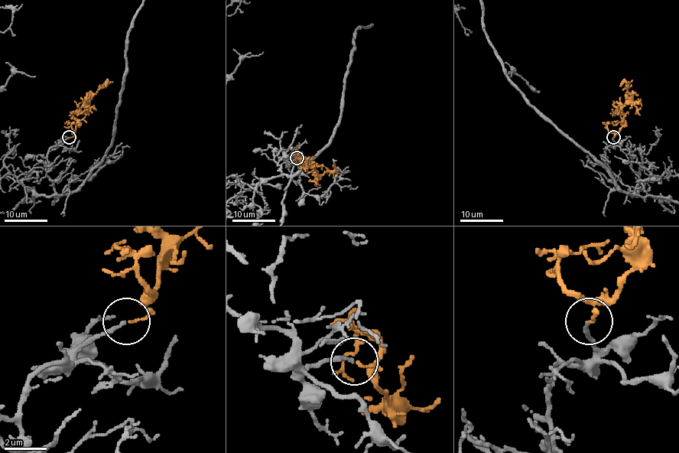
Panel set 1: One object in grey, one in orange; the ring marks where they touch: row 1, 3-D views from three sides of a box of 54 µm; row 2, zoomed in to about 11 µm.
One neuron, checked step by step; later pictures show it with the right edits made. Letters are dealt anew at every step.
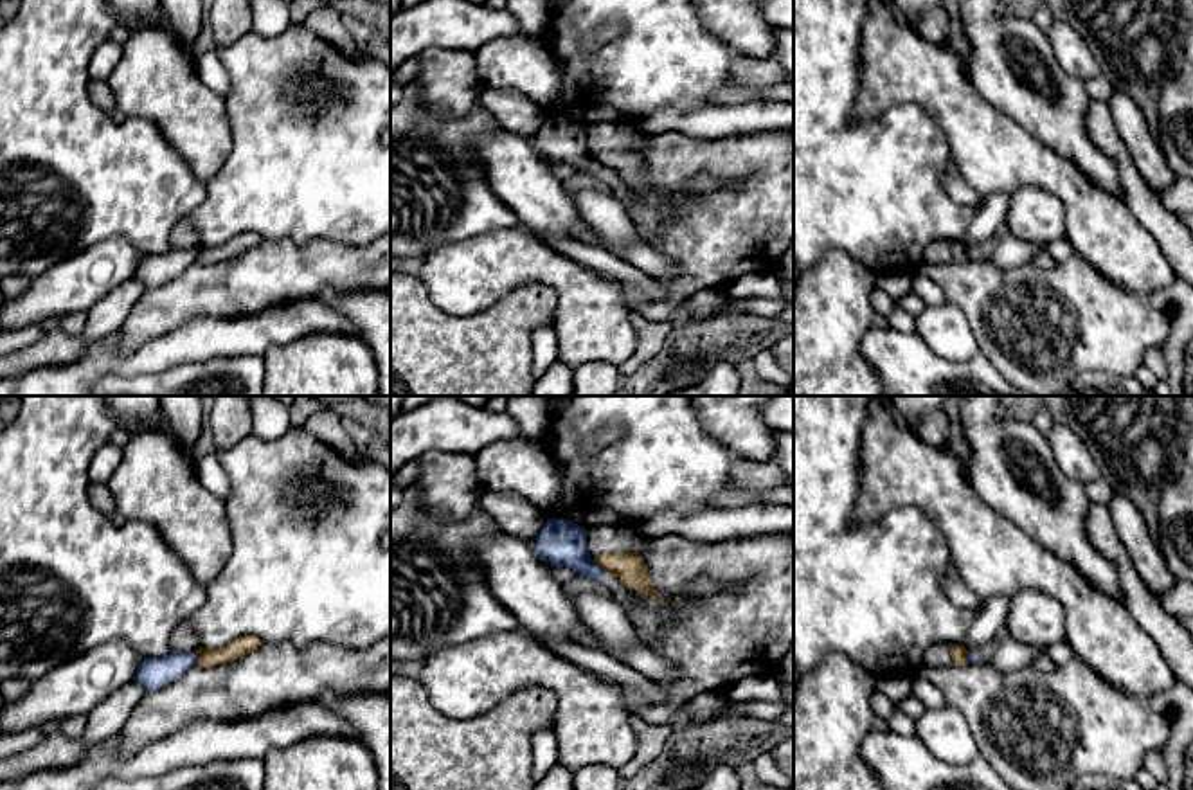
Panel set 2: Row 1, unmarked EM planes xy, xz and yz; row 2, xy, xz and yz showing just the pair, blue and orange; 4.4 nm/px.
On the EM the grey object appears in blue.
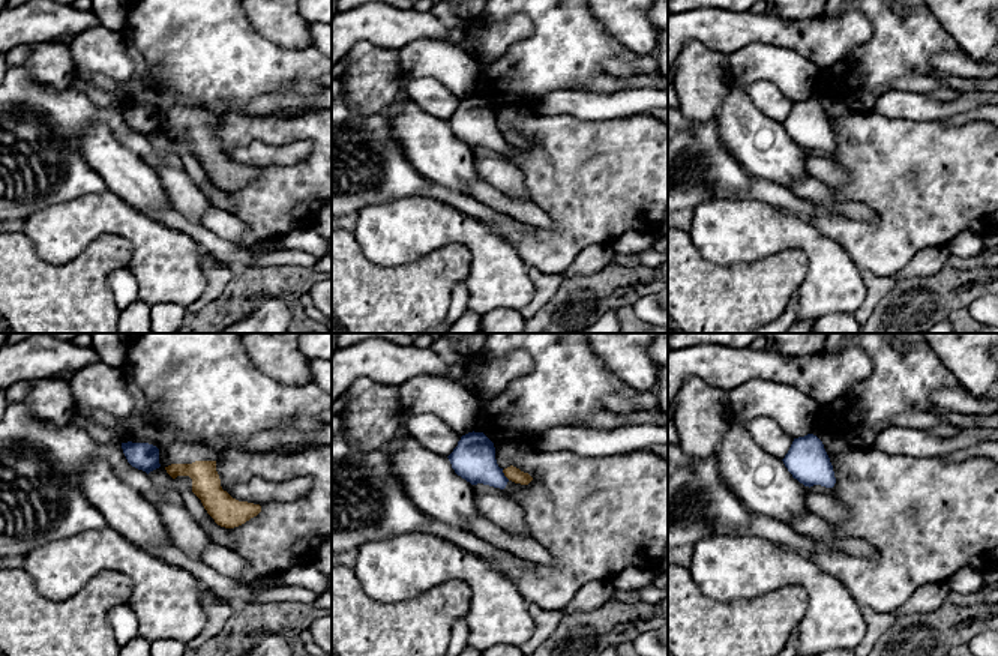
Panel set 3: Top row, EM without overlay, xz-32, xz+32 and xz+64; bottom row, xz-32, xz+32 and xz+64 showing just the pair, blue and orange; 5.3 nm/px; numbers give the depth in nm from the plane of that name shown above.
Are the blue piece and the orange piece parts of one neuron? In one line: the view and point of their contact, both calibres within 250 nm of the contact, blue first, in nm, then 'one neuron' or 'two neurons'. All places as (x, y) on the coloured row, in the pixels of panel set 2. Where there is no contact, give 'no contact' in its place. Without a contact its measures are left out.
contact xz (600, 567); calibres 200 and 140 nm; two neurons

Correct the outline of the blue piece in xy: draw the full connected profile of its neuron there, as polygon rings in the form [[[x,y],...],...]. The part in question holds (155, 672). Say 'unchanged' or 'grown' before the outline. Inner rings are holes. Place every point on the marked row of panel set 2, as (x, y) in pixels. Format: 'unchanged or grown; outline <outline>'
unchanged; outline [[[171,651],[166,657],[148,657],[139,666],[133,680],[139,682],[146,693],[160,689],[196,666],[196,659],[196,653],[187,651]]]

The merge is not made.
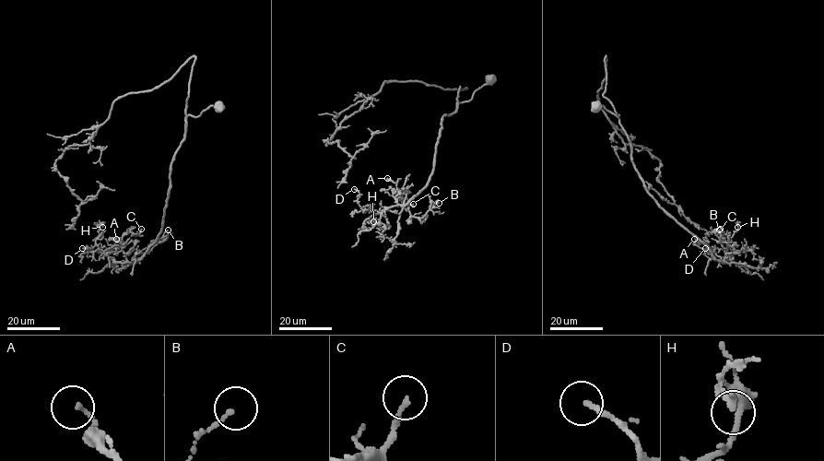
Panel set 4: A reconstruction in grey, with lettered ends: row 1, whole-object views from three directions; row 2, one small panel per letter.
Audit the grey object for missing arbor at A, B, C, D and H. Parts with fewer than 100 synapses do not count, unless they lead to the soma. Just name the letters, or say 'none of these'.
none of these

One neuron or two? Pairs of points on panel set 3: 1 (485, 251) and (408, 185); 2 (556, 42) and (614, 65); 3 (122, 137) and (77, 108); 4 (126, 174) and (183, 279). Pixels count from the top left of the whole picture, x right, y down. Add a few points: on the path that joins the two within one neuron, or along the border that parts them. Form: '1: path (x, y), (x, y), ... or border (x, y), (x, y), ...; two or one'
1: border (419, 194), (384, 203); two
2: border (602, 62), (620, 57), (640, 69); two
3: path (114, 125), (104, 114), (89, 113); one
4: border (108, 189), (137, 209); two

